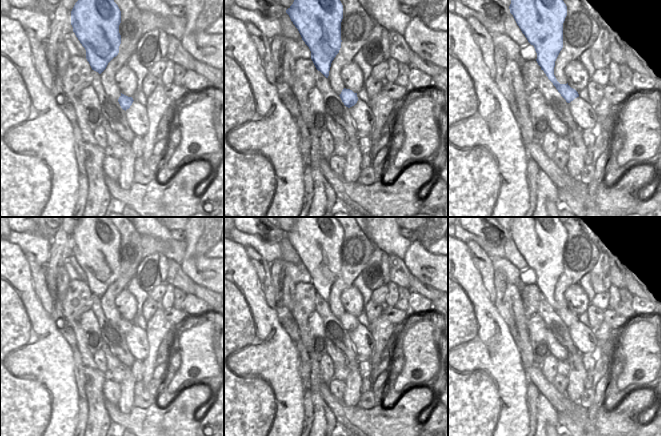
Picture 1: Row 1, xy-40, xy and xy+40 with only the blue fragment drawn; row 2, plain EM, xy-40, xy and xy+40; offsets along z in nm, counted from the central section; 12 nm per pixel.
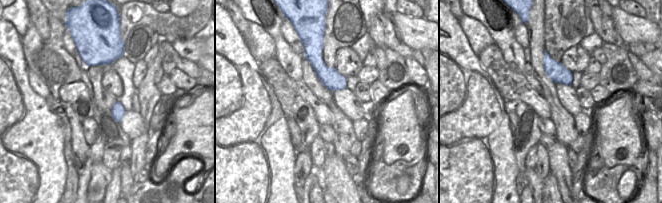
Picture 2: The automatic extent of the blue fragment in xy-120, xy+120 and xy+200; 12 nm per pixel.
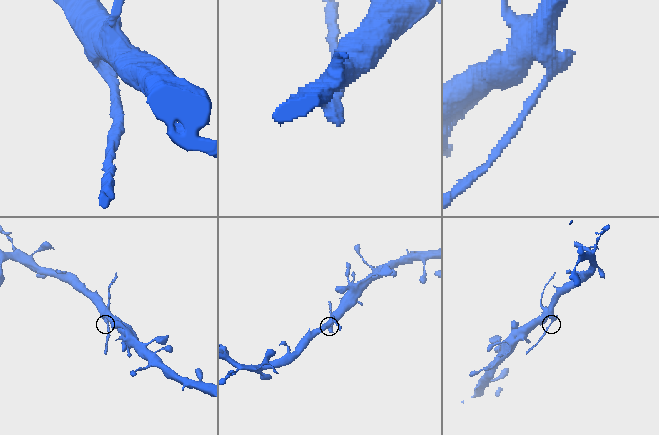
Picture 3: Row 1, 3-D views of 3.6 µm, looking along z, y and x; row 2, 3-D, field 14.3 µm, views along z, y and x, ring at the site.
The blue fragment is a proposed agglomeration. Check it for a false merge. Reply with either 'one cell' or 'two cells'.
two cells

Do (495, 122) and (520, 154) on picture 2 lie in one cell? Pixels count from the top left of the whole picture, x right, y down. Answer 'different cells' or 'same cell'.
different cells

